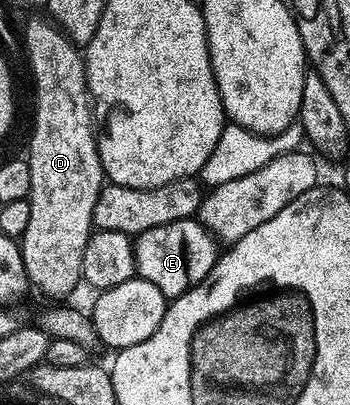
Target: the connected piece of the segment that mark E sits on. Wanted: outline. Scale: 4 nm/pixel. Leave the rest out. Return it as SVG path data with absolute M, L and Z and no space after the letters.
M190 217L140 233L133 244L138 276L153 283L153 287L157 287L157 291L164 293L168 299L179 297L191 286L204 281L217 260L216 238L202 222Z

